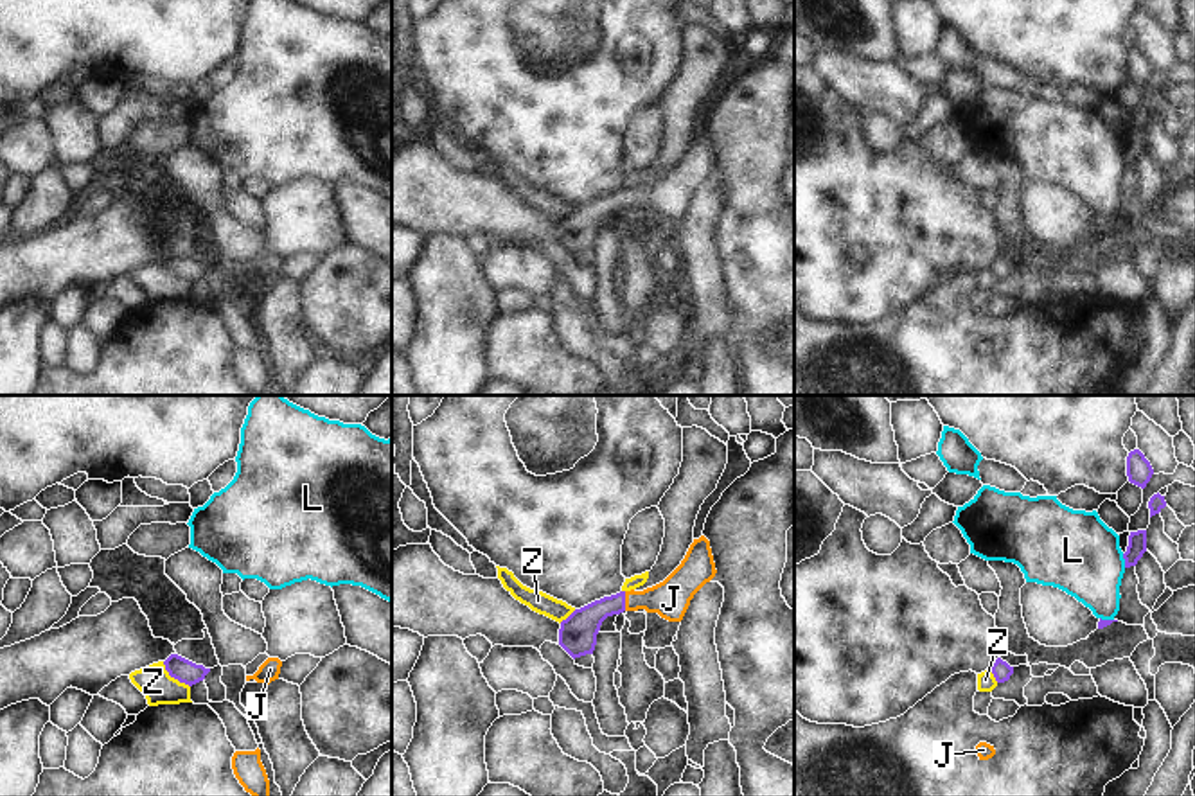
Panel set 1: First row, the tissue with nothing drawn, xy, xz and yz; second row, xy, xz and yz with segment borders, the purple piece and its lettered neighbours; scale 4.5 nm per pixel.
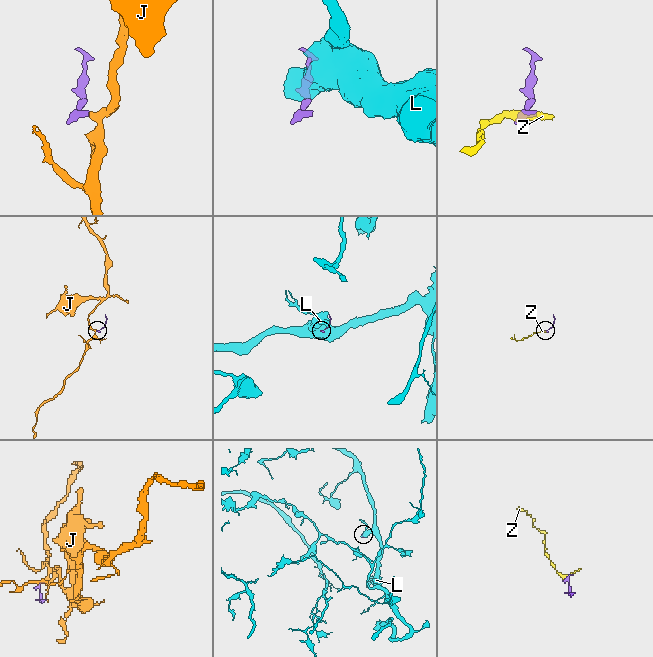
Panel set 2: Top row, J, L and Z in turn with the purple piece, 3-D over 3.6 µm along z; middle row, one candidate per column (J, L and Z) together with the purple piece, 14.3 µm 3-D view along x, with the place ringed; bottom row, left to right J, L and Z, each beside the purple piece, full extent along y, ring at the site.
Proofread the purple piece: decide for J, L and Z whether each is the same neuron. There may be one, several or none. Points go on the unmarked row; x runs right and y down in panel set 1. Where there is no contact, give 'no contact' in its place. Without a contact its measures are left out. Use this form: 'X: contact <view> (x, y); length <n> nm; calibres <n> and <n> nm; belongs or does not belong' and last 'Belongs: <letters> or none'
J: contact xz (624, 198); length 90 nm; calibres 160 and 170 nm; belongs
L: contact yz (1125, 159); length 70 nm; calibres 80 and 360 nm; does not belong
Z: contact xy (173, 274); length 170 nm; calibres 100 and 150 nm; does not belong
Belongs: J

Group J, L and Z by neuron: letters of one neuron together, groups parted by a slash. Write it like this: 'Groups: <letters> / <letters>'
Groups: J / L / Z

